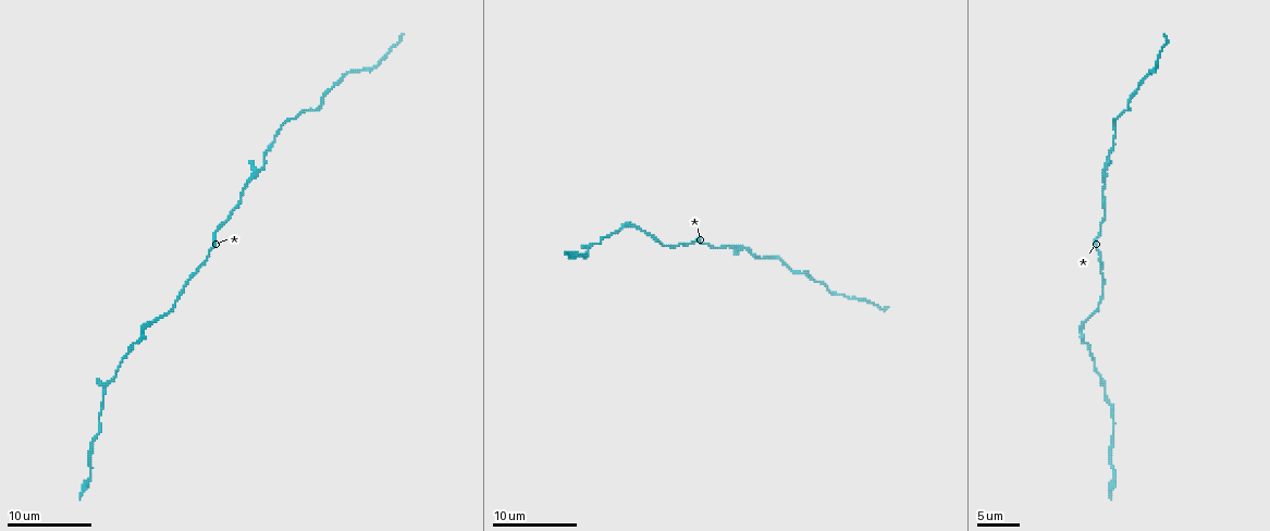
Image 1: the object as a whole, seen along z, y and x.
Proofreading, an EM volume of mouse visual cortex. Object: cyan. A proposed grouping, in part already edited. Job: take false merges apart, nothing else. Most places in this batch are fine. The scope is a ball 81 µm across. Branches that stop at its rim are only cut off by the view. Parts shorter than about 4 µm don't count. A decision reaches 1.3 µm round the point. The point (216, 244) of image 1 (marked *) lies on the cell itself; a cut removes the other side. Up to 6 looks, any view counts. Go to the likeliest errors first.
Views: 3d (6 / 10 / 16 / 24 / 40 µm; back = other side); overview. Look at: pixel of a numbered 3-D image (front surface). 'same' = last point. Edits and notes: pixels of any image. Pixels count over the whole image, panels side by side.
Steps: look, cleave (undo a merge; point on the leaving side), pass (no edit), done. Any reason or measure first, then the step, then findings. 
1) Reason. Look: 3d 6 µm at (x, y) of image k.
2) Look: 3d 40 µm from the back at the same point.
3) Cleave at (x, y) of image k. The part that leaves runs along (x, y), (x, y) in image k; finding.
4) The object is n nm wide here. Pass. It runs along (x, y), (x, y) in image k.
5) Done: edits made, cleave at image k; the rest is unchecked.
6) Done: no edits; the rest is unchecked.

Thick turns thin. Look: 3d 16 µm at (744, 246) of image 1.

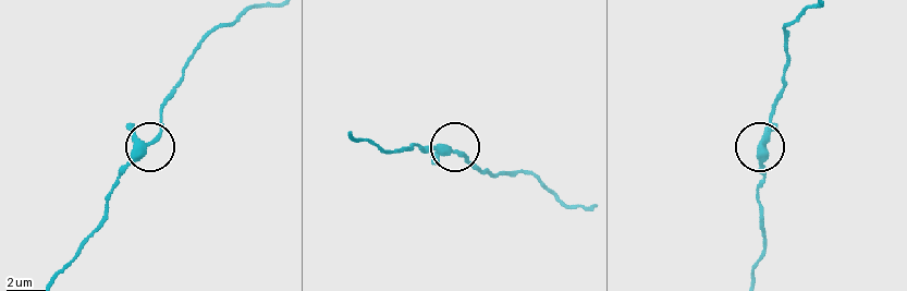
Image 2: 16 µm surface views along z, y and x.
Look: 3d 6 µm at (765, 143) of image 2.

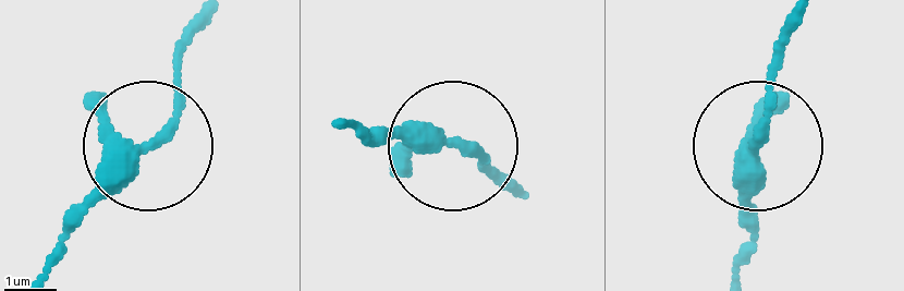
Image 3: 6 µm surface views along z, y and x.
The object is 280 nm wide here. Pass. It runs along (738, 273), (778, 29) in image 3; continuous, no second cell.

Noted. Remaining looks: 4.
Look: 3d 16 µm at (320, 109) of image 1.

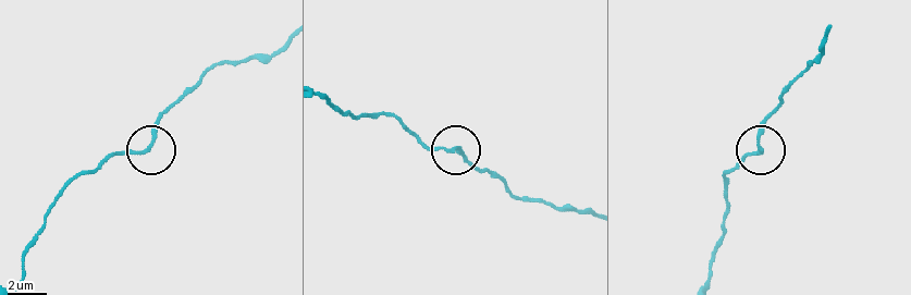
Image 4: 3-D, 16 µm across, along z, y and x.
The object is 150 nm wide here. Pass. It runs along (16, 284), (56, 196), (79, 173), (148, 146), (167, 110) in image 4; continuous, no second cell.

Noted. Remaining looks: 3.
Thin neck. Look: 3d 10 µm at (104, 391) of image 1.

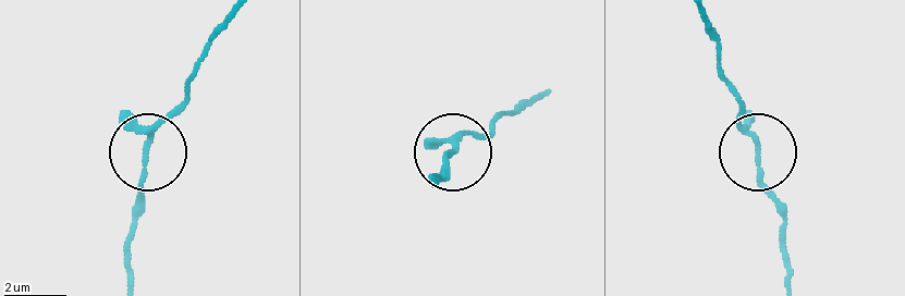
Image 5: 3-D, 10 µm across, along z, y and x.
Zoom in. Look: 3d 6 µm at (757, 154) of image 5.

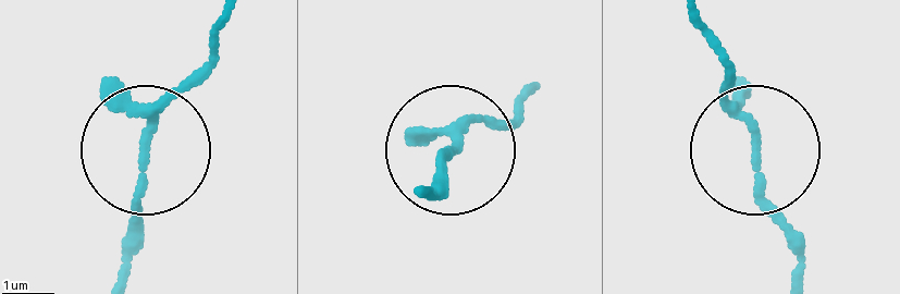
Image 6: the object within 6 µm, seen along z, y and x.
Pass. It runs along (705, 22), (752, 138), (756, 204), (796, 282) in image 6; one cell here.

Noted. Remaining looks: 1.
Done: no edits; the rest is unchecked.

